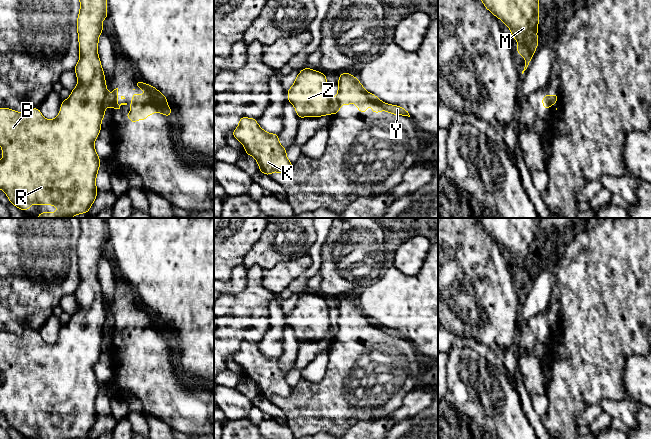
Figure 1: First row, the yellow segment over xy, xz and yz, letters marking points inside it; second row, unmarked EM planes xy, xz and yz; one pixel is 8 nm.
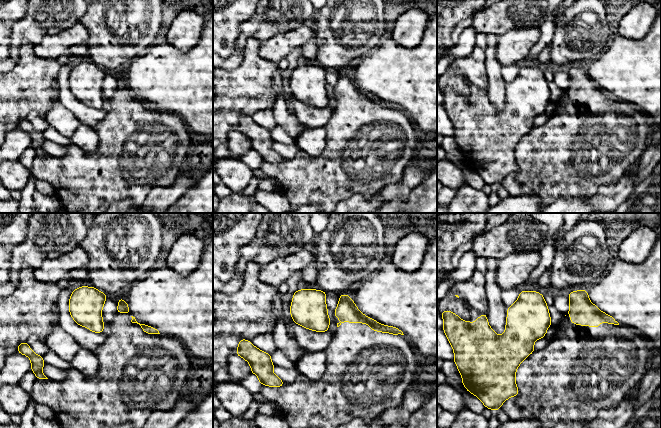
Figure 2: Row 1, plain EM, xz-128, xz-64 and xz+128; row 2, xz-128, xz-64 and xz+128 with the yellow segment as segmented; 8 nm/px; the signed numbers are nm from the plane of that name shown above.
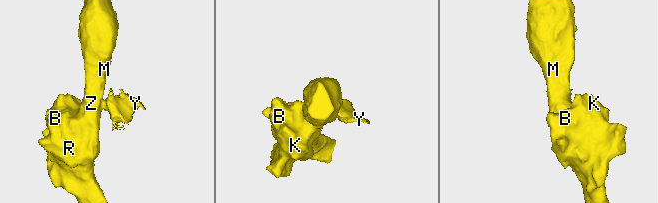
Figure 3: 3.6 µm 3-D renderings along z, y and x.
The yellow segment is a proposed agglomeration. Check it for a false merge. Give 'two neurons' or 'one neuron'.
two neurons

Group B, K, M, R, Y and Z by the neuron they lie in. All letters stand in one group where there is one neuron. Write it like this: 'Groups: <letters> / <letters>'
Groups: B K M R Z / Y

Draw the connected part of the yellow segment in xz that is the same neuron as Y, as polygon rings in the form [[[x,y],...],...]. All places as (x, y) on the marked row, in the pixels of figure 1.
[[[341,73],[339,75],[338,93],[334,99],[332,114],[338,114],[342,104],[349,105],[355,103],[358,110],[365,113],[367,105],[372,105],[373,113],[379,113],[382,110],[394,115],[403,115],[410,117],[408,111],[397,105],[390,105],[382,102],[377,96],[367,92],[359,80],[350,73]]]

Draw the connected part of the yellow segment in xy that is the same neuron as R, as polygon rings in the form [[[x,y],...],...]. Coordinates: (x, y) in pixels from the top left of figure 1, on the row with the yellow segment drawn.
[[[80,0],[77,18],[80,59],[74,68],[78,84],[71,91],[71,95],[62,101],[60,112],[55,119],[44,118],[39,108],[33,108],[28,113],[0,108],[0,146],[3,153],[0,160],[0,189],[6,193],[11,204],[22,211],[29,211],[31,204],[55,205],[58,208],[56,213],[39,213],[37,218],[72,218],[88,213],[96,199],[96,176],[101,159],[94,148],[94,141],[100,133],[105,108],[110,99],[98,56],[99,35],[103,32],[102,22],[107,16],[107,0]]]

